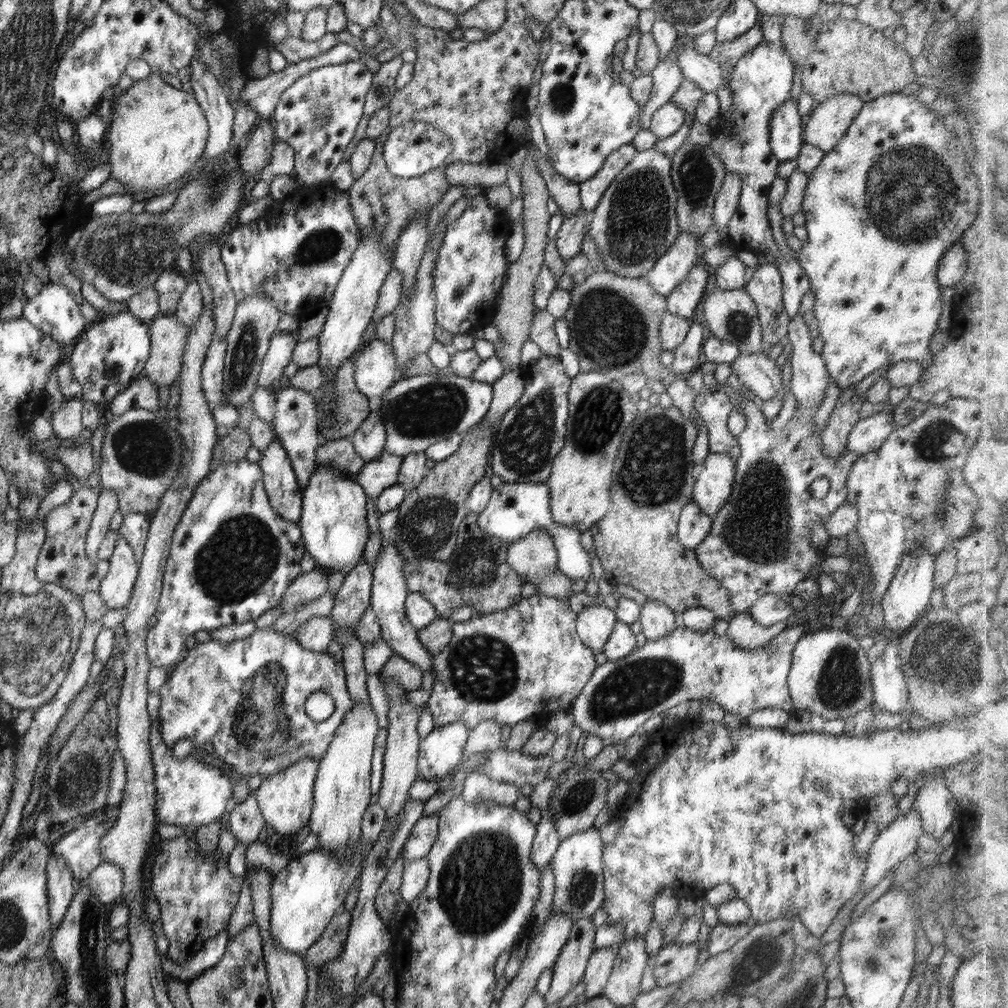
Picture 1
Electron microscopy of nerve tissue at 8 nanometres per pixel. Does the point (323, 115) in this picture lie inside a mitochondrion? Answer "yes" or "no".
yes

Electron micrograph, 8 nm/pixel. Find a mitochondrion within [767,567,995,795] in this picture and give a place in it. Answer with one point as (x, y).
(941, 654)

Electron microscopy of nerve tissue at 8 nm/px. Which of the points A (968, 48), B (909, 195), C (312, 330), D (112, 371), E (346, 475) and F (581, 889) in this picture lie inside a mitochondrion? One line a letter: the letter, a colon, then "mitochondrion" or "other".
A: mitochondrion
B: mitochondrion
C: other
D: other
E: other
F: mitochondrion

